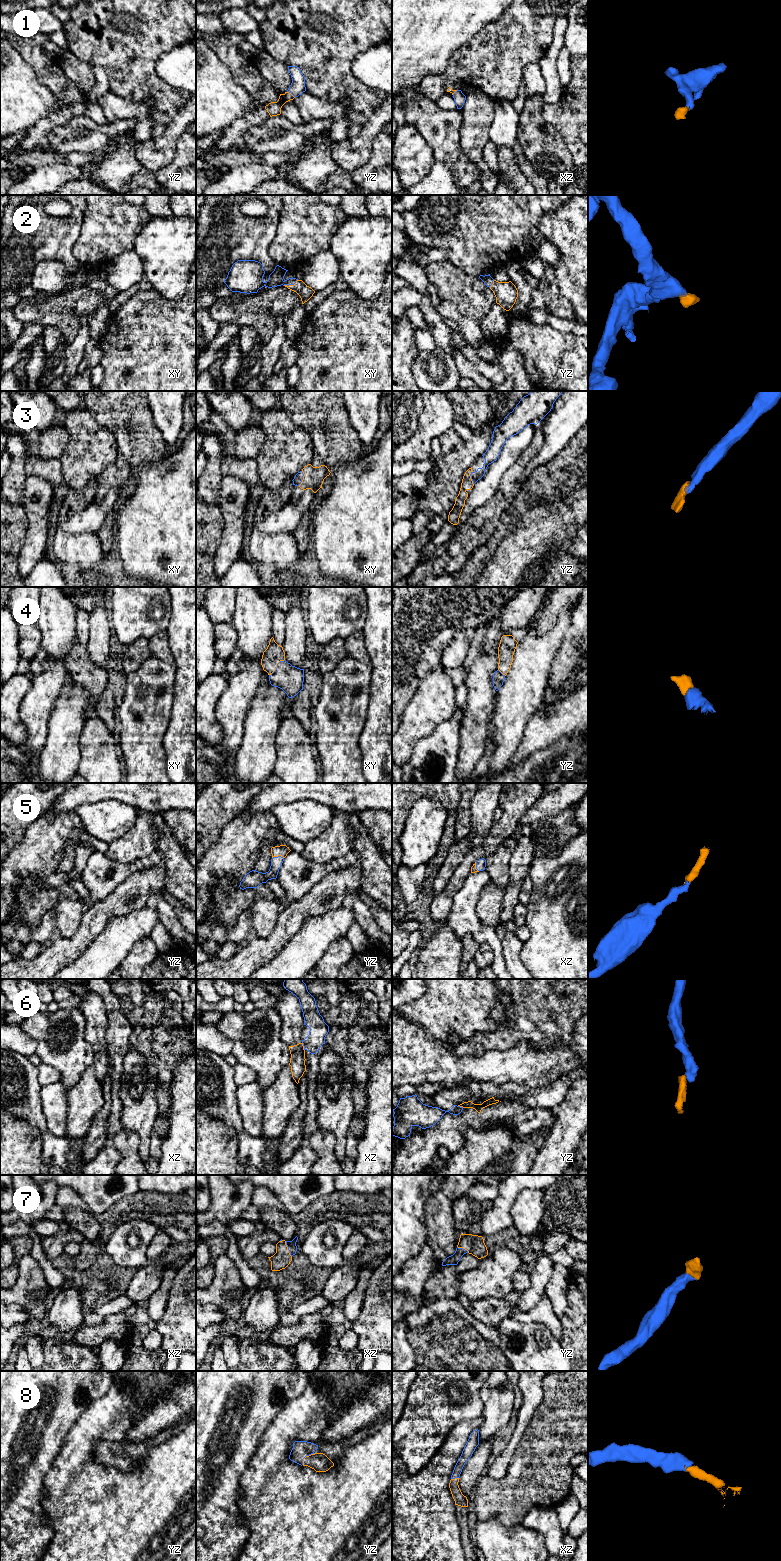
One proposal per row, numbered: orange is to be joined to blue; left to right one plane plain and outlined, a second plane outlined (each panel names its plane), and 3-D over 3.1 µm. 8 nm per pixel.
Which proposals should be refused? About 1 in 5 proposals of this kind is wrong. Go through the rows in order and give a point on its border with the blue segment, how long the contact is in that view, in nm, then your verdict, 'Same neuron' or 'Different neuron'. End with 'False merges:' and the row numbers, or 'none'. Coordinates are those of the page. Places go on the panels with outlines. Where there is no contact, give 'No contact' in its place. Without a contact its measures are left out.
1: Touches blue at yz (291, 93). Shared border 90 nm. Same neuron
2: Touches blue at xy (290, 284). Shared border 130 nm. Same neuron
3: Touches blue at xy (302, 478). Shared border 120 nm. Same neuron
4: Touches blue at xy (277, 666). Shared border 180 nm. Same neuron
5: Touches blue at yz (278, 856). Shared border 100 nm. Same neuron
6: Touches blue at xz (303, 1045). Shared border 70 nm. Different neuron
7: Touches blue at xz (288, 1249). Shared border 140 nm. Same neuron
8: Touches blue at yz (305, 1456). Shared border 130 nm. Same neuron
False merges: 6

